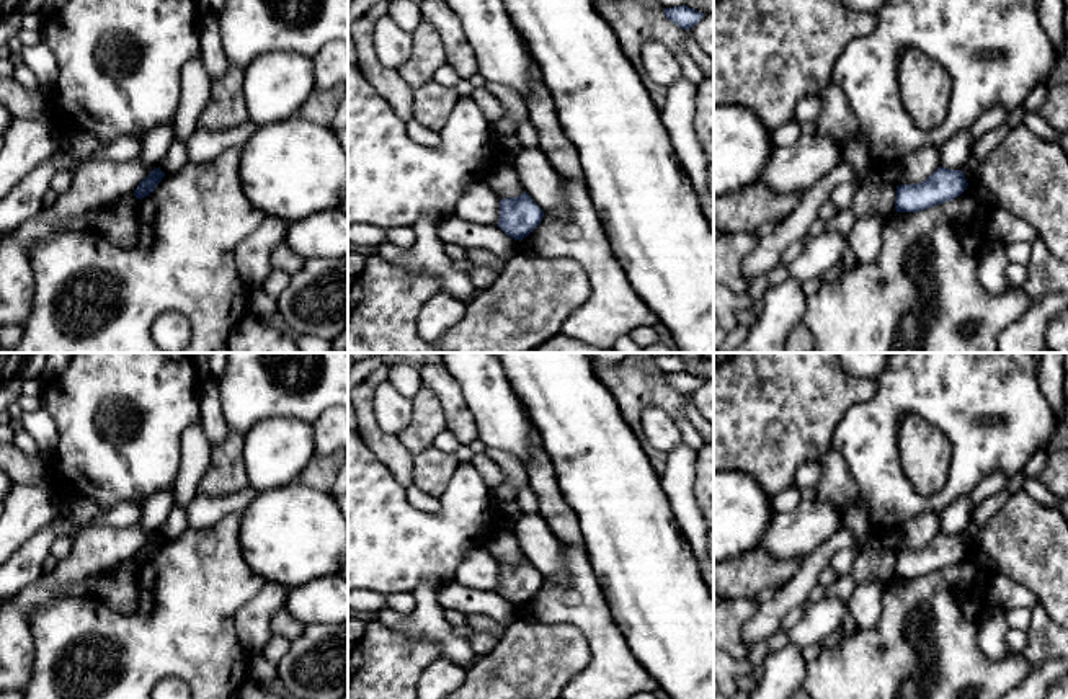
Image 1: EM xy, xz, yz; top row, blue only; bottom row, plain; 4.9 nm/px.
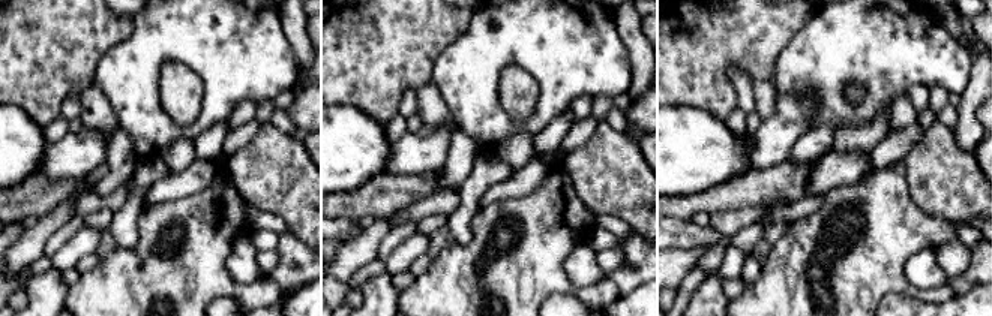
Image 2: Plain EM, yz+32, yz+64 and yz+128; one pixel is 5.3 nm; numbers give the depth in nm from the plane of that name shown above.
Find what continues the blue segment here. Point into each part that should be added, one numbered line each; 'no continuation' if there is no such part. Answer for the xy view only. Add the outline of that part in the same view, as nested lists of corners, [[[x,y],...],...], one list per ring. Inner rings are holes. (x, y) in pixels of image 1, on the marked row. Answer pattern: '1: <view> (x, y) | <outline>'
no continuation

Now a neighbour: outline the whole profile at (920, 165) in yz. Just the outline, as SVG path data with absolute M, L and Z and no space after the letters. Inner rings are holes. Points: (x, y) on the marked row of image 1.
M926 145L913 154L906 154L901 160L903 173L898 178L900 185L916 185L928 180L939 167L939 149Z

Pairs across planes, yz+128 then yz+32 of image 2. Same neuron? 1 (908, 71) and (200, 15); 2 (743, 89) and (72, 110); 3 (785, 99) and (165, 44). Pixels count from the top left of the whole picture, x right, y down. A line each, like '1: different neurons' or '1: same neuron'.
1: same neuron
2: same neuron
3: different neurons

